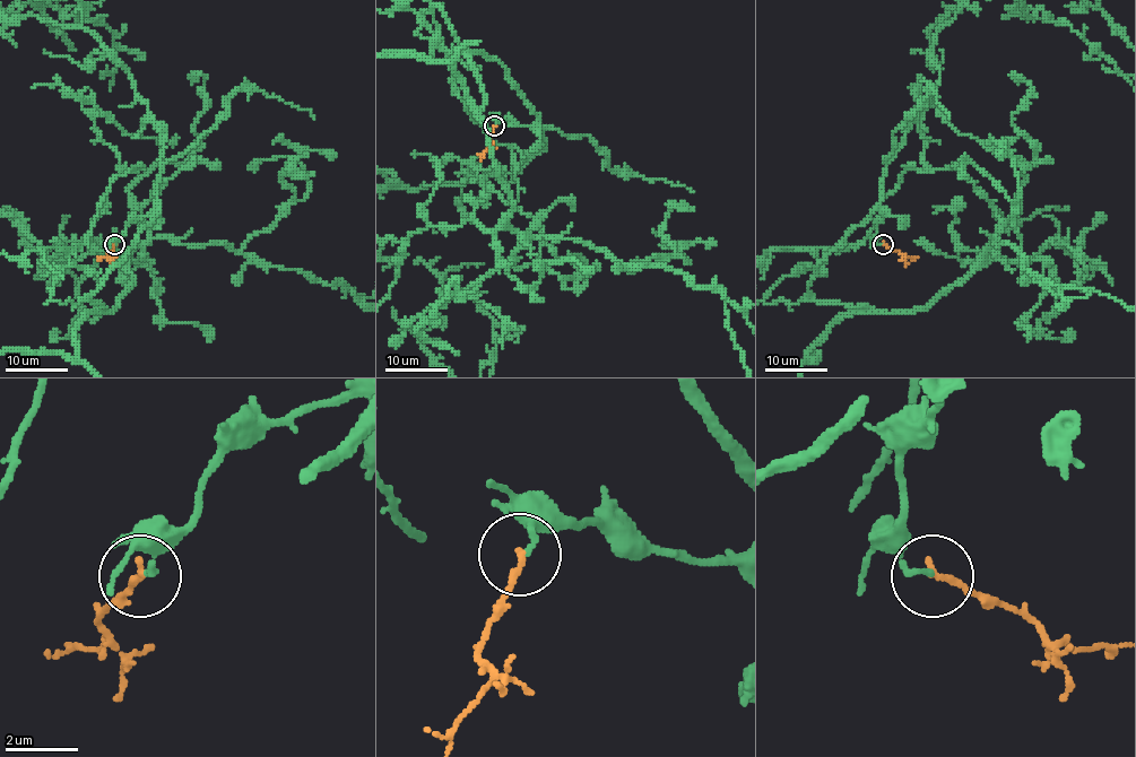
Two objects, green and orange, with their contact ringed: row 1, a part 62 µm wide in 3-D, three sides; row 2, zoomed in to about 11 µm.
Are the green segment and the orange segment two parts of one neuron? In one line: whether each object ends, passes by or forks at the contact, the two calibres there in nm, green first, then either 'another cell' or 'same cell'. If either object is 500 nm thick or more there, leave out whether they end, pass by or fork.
green ends; orange ends; calibres 150 and 190 nm; another cell

